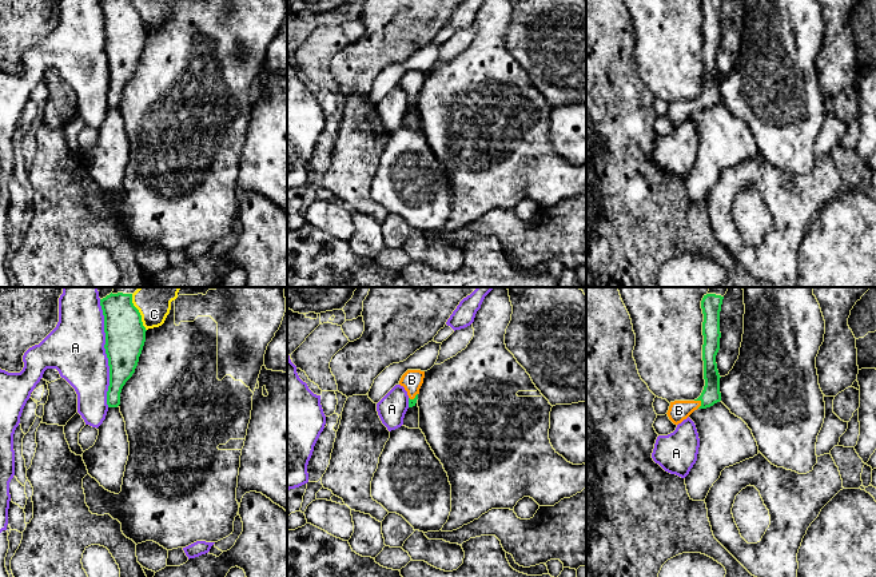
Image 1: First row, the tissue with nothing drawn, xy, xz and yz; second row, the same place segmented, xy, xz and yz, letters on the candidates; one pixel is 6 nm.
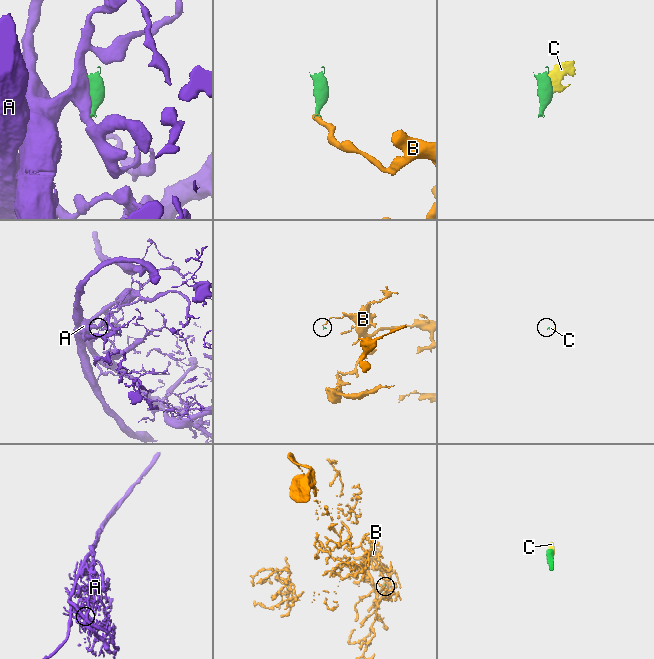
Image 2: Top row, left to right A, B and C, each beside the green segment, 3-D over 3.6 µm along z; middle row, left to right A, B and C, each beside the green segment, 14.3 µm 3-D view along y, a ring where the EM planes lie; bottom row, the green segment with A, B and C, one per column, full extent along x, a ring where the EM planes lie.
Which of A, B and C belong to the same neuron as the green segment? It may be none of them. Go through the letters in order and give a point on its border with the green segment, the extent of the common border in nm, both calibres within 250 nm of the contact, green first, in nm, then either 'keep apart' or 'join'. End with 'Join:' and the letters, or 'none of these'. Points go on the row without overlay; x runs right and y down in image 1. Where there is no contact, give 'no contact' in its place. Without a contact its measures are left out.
A: meets green in xy at (106, 54); contact 650 nm long; 240 nm thick on the green side, 360 nm on the other; keep apart
B: meets green in yz at (701, 103); contact 60 nm long; 120 nm thick on the green side, 130 nm on the other; join
C: meets green in xy at (140, 16); contact 220 nm long; 240 nm thick on the green side, 160 nm on the other; keep apart
Join: B

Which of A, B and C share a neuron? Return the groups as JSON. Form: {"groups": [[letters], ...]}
{"groups": [["A"], ["B"], ["C"]]}

